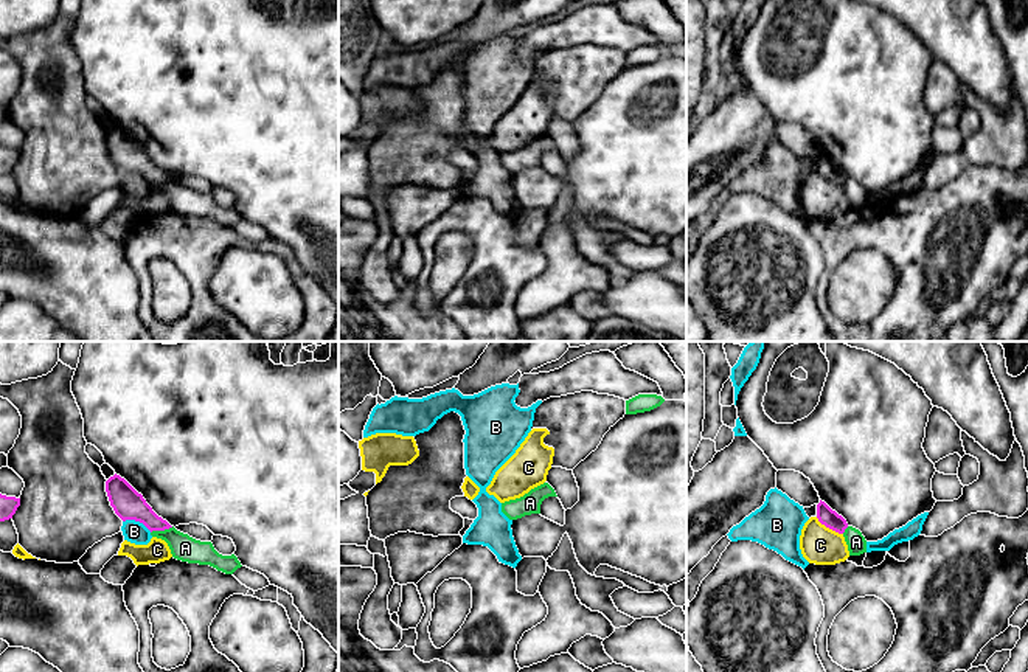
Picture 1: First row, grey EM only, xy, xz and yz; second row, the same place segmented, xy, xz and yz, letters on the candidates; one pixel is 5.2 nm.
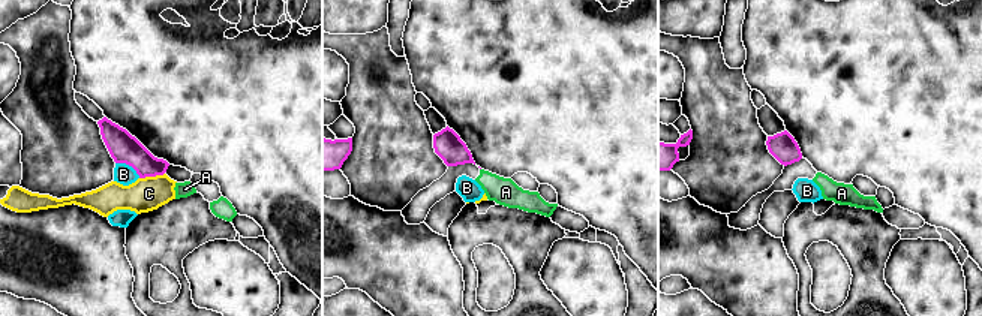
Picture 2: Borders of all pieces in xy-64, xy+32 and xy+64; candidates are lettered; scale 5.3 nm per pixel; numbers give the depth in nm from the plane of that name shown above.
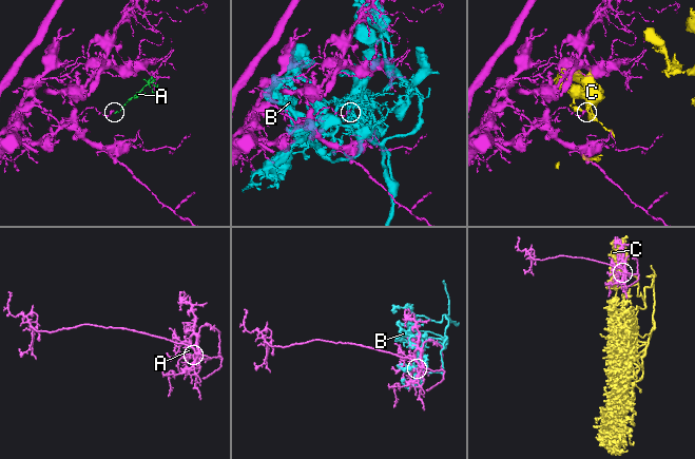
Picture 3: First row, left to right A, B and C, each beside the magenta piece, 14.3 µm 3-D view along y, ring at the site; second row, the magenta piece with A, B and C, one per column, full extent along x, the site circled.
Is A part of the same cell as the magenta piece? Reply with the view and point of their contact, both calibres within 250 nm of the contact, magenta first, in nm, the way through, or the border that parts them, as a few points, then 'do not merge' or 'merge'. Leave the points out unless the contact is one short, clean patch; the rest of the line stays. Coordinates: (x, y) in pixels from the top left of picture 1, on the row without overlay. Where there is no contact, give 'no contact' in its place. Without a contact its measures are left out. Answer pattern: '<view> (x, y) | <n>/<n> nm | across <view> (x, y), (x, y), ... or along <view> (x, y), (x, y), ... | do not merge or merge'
xy (162, 182) | 160/140 nm | along xy (173, 179), (151, 185) | do not merge

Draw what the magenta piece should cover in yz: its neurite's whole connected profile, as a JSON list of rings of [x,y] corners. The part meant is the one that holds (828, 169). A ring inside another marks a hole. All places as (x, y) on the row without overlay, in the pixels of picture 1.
[[[820,152],[820,155],[817,157],[817,171],[821,177],[825,177],[826,180],[843,186],[845,182],[848,180],[846,172],[839,168],[835,163],[832,163],[825,154]]]

